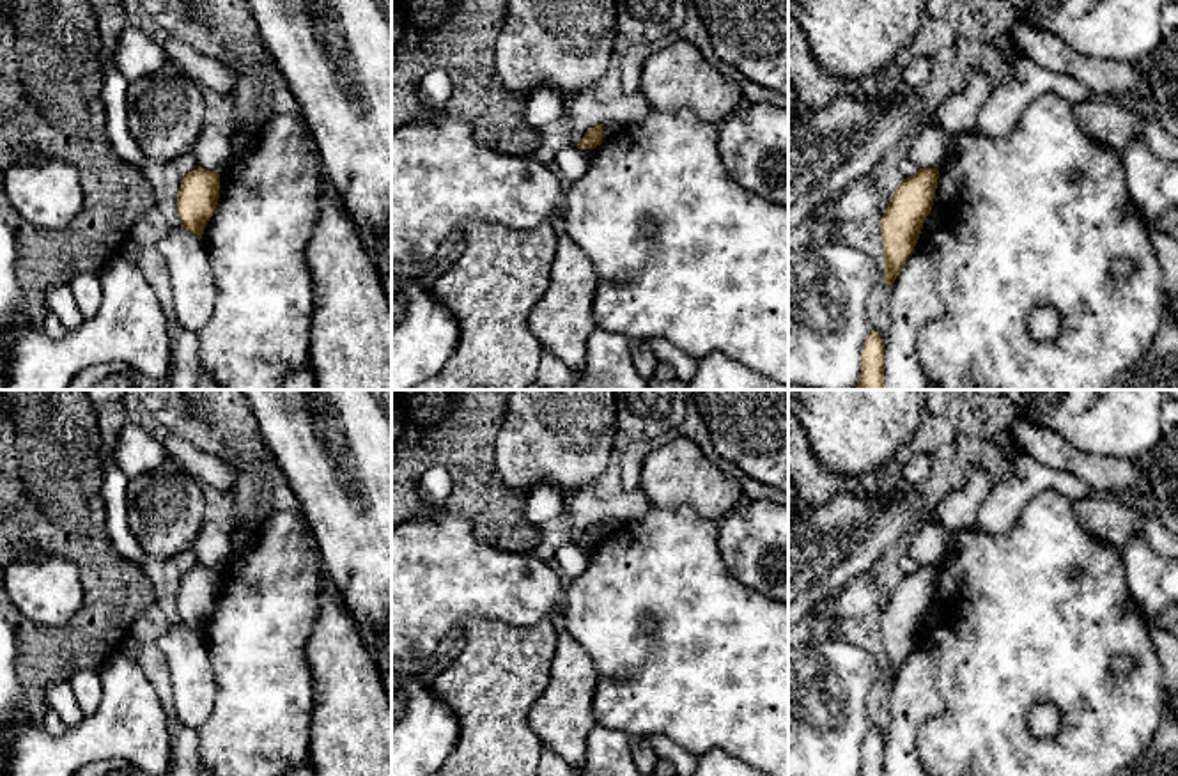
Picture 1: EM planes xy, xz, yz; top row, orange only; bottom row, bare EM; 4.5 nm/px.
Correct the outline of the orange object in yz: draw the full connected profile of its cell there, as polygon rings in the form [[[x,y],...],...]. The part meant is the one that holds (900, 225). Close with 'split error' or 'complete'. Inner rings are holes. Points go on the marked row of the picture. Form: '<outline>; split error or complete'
[[[919,168],[912,177],[903,179],[889,197],[880,218],[880,236],[886,266],[884,283],[891,289],[932,211],[937,179],[939,168]]]; complete

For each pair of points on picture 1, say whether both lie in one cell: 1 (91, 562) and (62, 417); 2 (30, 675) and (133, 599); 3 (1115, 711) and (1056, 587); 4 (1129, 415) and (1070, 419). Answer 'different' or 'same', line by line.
1: same
2: same
3: same
4: same

